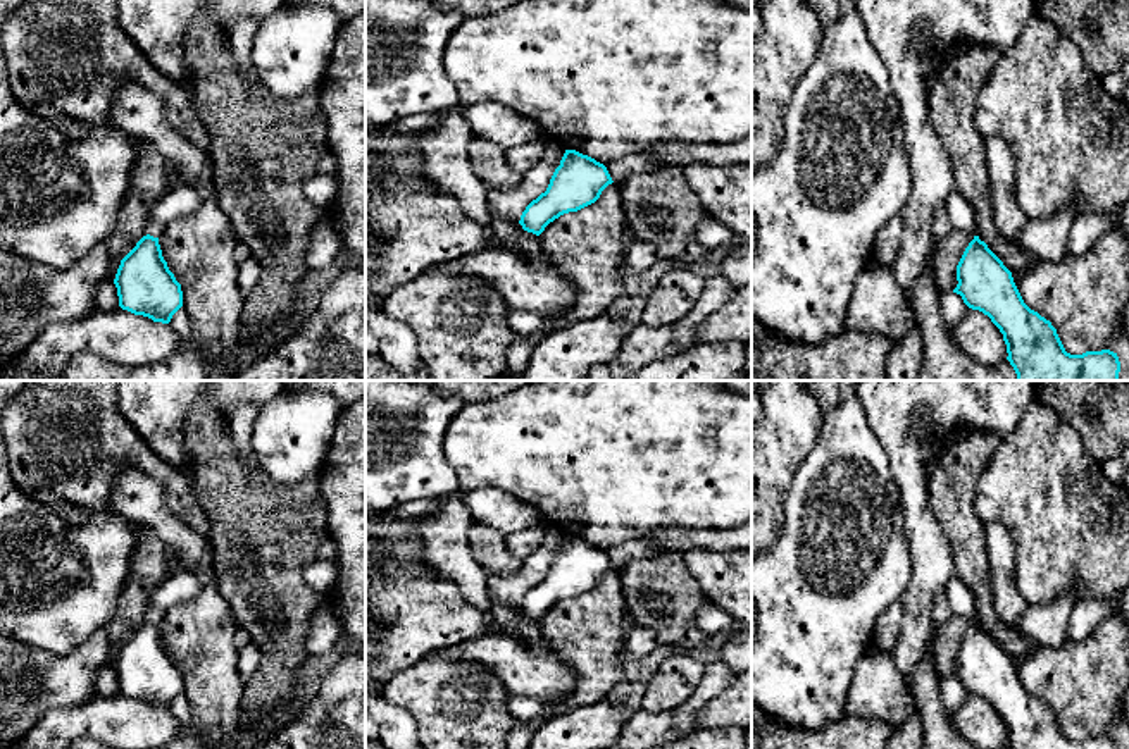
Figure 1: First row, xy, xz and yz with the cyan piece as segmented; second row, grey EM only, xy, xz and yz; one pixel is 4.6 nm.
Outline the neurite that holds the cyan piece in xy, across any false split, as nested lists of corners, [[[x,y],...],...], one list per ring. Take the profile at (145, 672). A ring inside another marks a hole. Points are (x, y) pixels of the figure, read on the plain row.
[[[150,620],[121,646],[114,670],[122,696],[153,708],[169,709],[183,692],[181,670],[162,642],[159,623]]]

